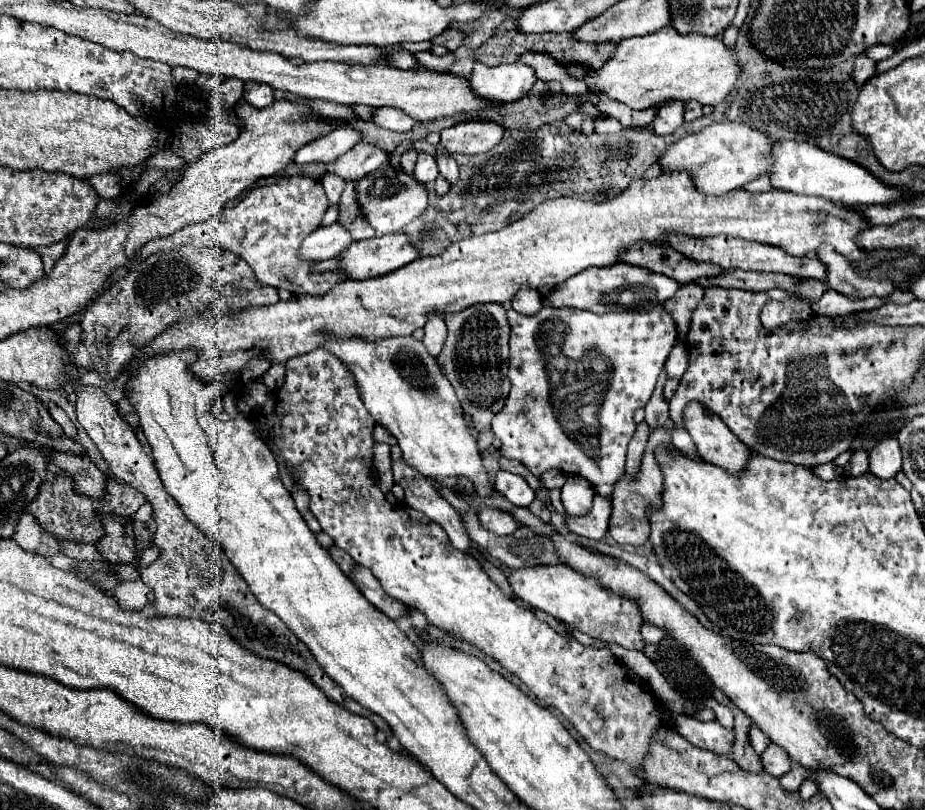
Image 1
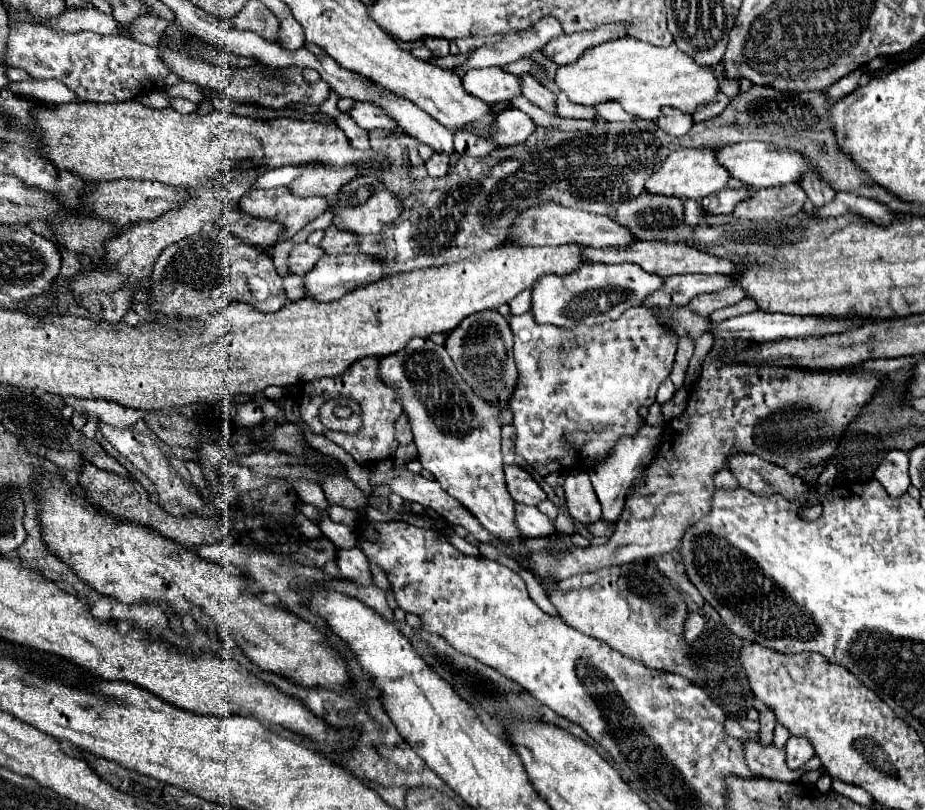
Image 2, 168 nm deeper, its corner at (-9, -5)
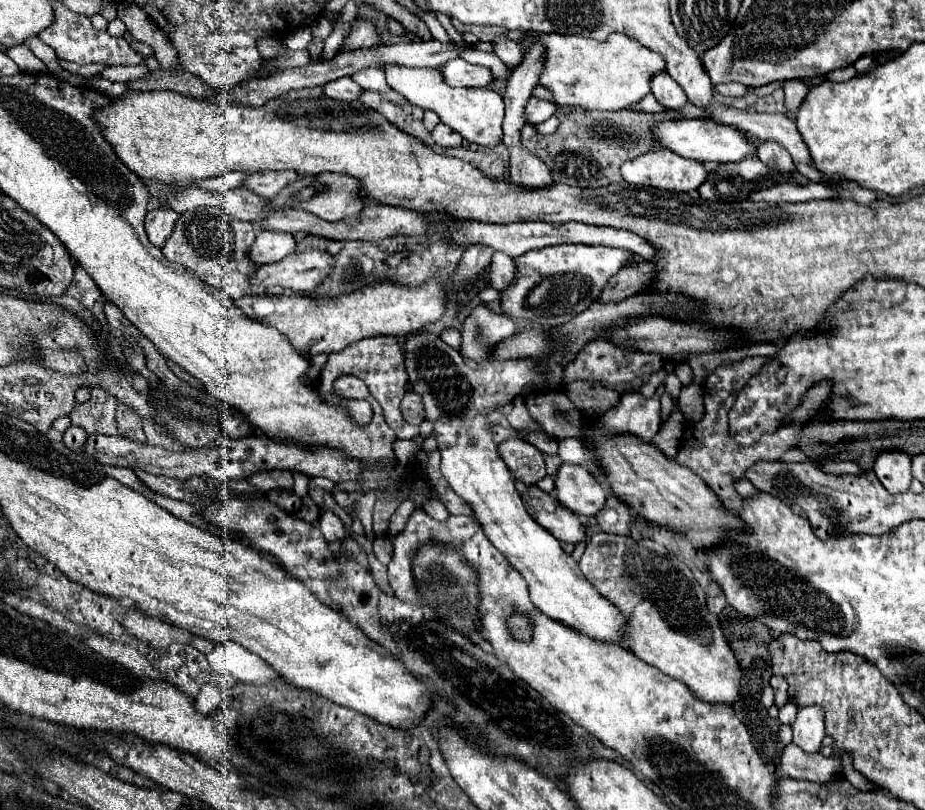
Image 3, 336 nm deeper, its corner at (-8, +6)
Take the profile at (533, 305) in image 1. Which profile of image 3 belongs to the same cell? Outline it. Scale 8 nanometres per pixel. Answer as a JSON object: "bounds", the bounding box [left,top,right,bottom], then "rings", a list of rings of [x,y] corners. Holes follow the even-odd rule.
{"bounds":[489,251,517,291],"rings":[[[497,251],[493,255],[493,261],[491,261],[491,267],[493,267],[493,273],[489,273],[489,283],[497,289],[497,291],[505,291],[507,287],[511,287],[517,279],[517,267],[515,267],[515,261]]]}

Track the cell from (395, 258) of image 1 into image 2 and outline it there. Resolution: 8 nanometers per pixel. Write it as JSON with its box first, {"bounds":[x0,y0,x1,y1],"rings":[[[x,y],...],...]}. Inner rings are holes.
{"bounds":[304,254,384,302],"rings":[[[326,254],[318,260],[318,264],[314,264],[310,272],[304,274],[304,290],[306,290],[304,296],[306,298],[310,296],[312,300],[318,300],[318,302],[334,302],[354,288],[382,280],[382,268],[384,268],[384,262],[378,262],[376,258],[370,258],[364,254],[338,254],[338,256]]]}

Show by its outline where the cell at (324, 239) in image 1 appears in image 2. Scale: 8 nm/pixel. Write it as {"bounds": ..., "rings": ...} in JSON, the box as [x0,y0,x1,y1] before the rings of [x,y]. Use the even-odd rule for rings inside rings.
{"bounds":[288,242,322,274],"rings":[[[308,242],[298,244],[290,250],[288,256],[288,272],[290,274],[304,274],[308,272],[320,258],[322,258],[322,248],[320,246],[310,246]]]}

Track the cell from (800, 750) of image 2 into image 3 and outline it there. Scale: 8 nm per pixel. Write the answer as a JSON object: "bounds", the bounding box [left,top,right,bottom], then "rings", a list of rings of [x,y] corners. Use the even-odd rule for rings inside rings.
{"bounds":[793,707,825,753],"rings":[[[817,707],[799,709],[797,719],[793,723],[793,743],[799,745],[805,753],[815,753],[819,751],[823,737],[825,737],[825,725],[821,709]]]}

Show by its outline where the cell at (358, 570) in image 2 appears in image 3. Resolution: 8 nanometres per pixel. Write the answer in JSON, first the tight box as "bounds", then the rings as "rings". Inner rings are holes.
{"bounds":[319,513,345,543],"rings":[[[323,513],[321,521],[319,521],[319,529],[325,535],[327,543],[333,543],[333,541],[345,543],[345,527],[343,527],[343,523],[341,523],[341,519],[337,515]]]}

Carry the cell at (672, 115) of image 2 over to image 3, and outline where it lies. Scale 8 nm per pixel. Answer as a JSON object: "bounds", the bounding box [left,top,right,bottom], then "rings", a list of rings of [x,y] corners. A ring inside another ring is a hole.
{"bounds":[653,73,687,111],"rings":[[[659,73],[657,77],[653,77],[653,95],[669,111],[677,111],[687,103],[683,89],[667,73]]]}

